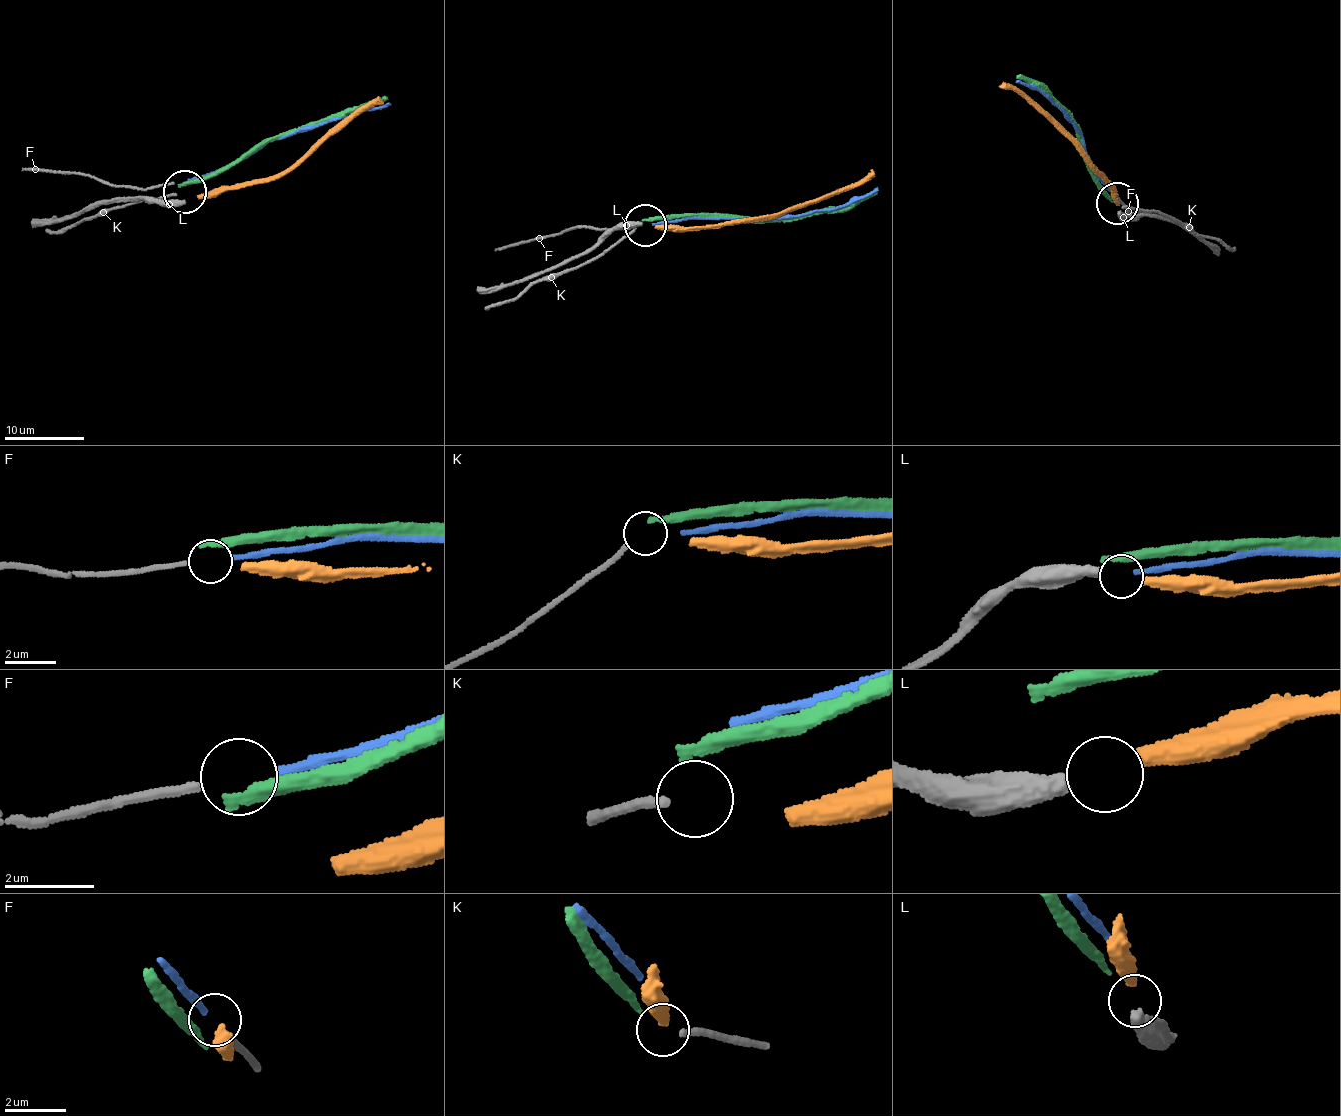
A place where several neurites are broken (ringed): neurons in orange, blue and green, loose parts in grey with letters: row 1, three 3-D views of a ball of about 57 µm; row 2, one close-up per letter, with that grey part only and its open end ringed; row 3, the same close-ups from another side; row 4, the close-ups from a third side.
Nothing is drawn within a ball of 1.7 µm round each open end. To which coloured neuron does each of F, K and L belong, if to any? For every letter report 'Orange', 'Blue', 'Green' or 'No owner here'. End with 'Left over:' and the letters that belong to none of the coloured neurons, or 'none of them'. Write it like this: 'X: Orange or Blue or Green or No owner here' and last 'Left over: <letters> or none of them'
F: Blue
K: No owner here
L: Orange
Left over: K

